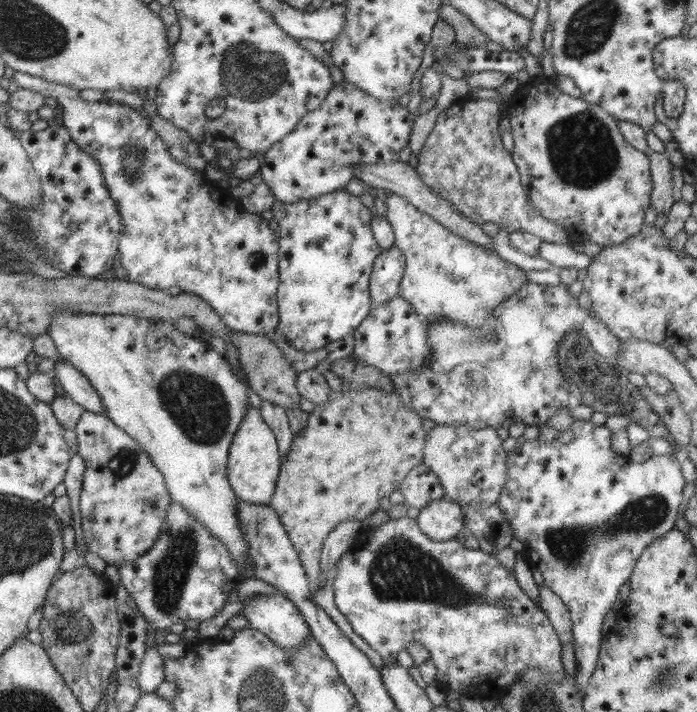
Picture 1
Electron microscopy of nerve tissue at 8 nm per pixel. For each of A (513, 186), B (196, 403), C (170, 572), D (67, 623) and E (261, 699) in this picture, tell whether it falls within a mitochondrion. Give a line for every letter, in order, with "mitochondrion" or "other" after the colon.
A: other
B: mitochondrion
C: mitochondrion
D: mitochondrion
E: mitochondrion

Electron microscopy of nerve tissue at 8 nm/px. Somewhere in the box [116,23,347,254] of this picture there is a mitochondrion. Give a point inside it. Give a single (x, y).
(252, 74)

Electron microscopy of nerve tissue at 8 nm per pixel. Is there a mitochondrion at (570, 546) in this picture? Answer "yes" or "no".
yes

